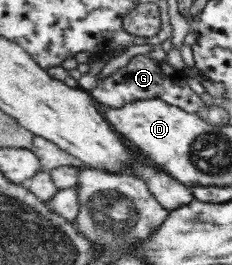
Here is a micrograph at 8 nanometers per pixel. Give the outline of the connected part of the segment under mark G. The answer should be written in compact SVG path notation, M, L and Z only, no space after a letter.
M145 54L130 57L130 61L124 67L120 67L112 75L100 79L97 87L94 87L94 90L90 92L100 107L116 107L133 99L154 98L166 100L166 103L181 107L190 113L196 113L198 109L207 105L200 94L190 89L184 71L174 69L165 59L154 59L154 57L148 57Z

